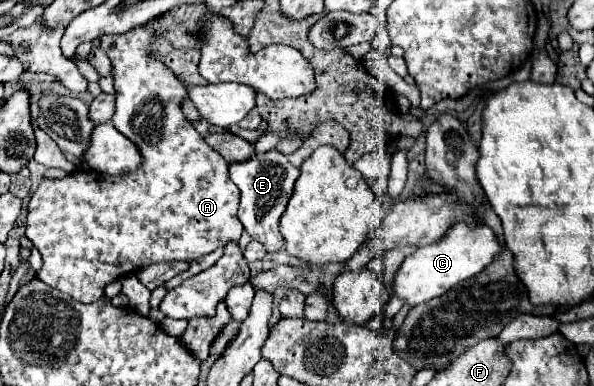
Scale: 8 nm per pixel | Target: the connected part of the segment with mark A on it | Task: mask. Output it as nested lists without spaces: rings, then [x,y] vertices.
[[[139,25],[123,35],[105,35],[99,43],[113,65],[111,75],[117,101],[111,121],[139,147],[143,155],[141,169],[114,177],[77,169],[63,179],[43,179],[29,201],[25,235],[43,255],[43,269],[37,271],[37,277],[81,303],[97,301],[107,283],[125,277],[135,269],[159,261],[191,263],[197,257],[223,247],[227,241],[239,241],[243,231],[241,221],[237,221],[237,187],[229,181],[225,159],[221,159],[221,155],[217,155],[185,119],[181,105],[189,99],[187,89],[177,81],[173,71],[151,53],[151,43],[157,37],[161,37],[157,31]]]

